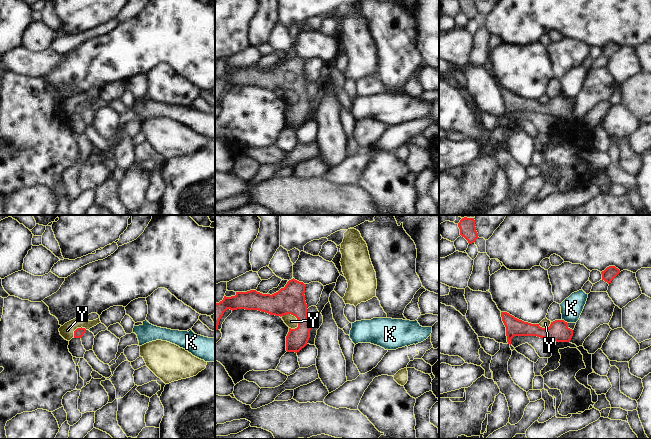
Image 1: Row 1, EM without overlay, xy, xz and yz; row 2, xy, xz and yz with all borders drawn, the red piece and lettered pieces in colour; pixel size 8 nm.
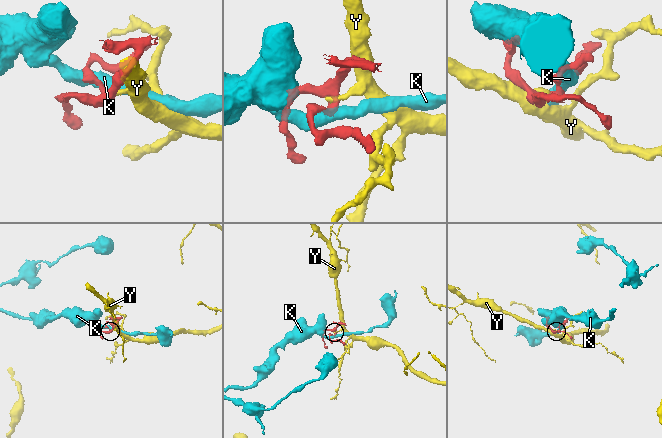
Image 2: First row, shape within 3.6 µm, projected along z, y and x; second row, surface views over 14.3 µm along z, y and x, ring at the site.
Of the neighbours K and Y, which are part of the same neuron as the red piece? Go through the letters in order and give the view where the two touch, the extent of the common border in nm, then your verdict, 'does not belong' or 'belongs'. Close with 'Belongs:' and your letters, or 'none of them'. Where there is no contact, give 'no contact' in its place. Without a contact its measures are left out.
K: contact in yz; length 60 nm; does not belong
Y: contact in xz; length 170 nm; does not belong
Belongs: none of them

